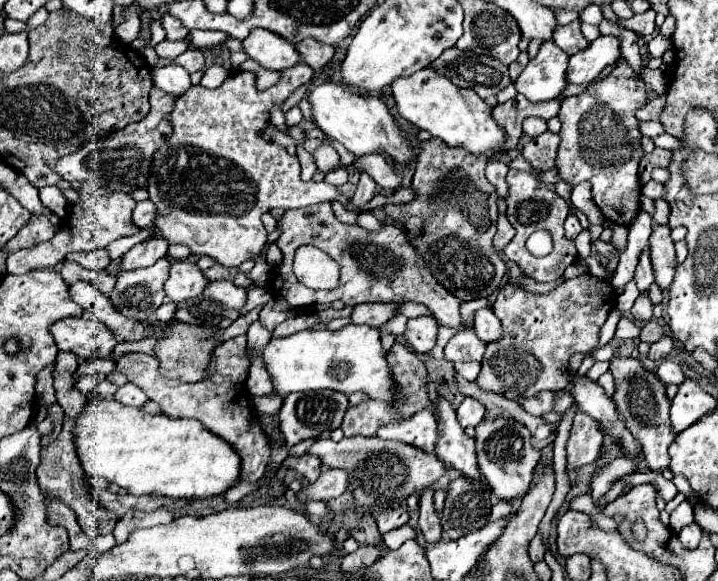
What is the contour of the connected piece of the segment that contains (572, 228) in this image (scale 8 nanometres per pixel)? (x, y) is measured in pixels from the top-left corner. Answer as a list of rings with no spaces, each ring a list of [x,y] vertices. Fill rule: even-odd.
[[[569,215],[567,217],[567,221],[565,221],[565,235],[569,237],[569,239],[575,239],[579,233],[581,233],[581,225],[579,225],[579,221],[577,221],[577,217],[575,215]]]

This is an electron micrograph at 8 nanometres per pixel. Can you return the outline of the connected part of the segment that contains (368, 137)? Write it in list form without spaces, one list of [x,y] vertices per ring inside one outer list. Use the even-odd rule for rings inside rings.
[[[325,81],[313,87],[307,99],[311,103],[311,113],[319,129],[327,137],[343,143],[351,153],[355,155],[377,153],[381,149],[387,157],[391,157],[397,163],[409,163],[411,157],[415,155],[411,149],[411,143],[405,139],[405,133],[399,129],[387,105],[379,97],[357,93],[349,85],[343,85],[343,83]]]

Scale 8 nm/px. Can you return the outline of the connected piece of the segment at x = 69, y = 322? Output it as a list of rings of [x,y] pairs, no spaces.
[[[69,317],[51,325],[53,339],[61,351],[75,353],[81,359],[109,357],[117,345],[115,335],[93,317]]]

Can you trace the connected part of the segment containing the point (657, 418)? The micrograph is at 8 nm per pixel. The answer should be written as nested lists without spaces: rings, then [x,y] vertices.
[[[615,357],[611,361],[609,371],[615,377],[615,405],[617,411],[621,413],[627,429],[631,435],[641,443],[645,463],[649,465],[651,471],[663,471],[669,467],[669,445],[675,439],[671,421],[669,421],[669,399],[665,395],[663,383],[657,379],[655,373],[647,371],[639,359],[633,357]]]

